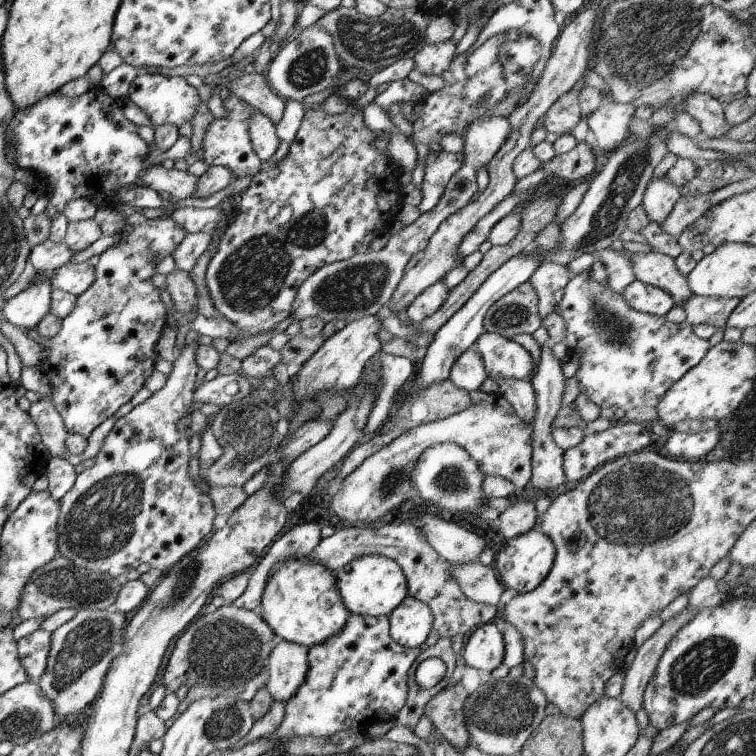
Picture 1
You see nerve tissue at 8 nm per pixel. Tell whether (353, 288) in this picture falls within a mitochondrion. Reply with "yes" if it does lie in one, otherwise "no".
yes

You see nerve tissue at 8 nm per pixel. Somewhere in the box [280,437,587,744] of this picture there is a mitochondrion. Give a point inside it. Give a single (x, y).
(505, 709)

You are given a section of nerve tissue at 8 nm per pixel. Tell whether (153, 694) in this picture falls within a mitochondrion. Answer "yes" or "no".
no

